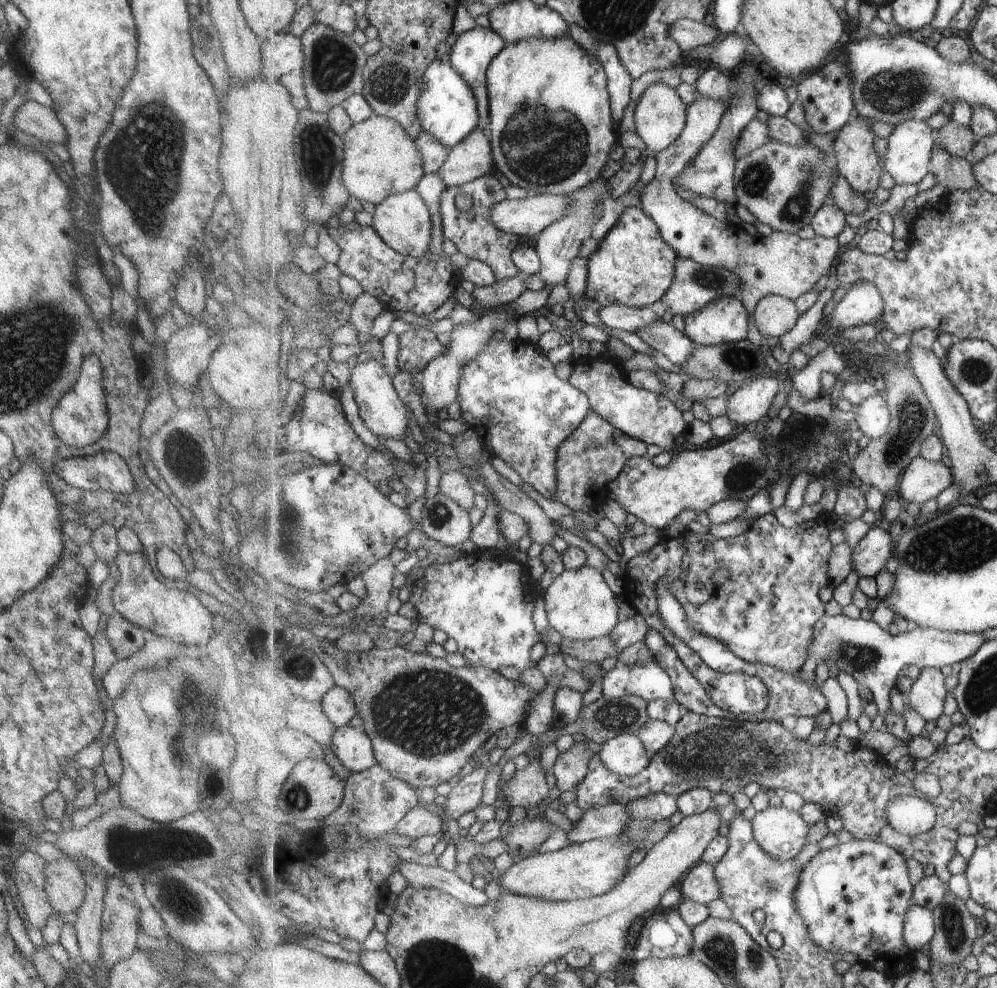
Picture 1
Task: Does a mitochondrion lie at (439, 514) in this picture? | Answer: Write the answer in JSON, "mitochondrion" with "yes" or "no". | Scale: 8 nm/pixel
{"mitochondrion":"yes"}

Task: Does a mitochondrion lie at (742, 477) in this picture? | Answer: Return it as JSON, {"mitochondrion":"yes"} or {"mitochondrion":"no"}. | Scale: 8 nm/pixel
{"mitochondrion":"yes"}

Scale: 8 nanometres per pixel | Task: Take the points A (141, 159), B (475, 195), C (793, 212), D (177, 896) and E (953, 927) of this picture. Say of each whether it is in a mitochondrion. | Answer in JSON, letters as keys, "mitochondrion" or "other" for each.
{"A":"mitochondrion","B":"other","C":"mitochondrion","D":"mitochondrion","E":"mitochondrion"}

